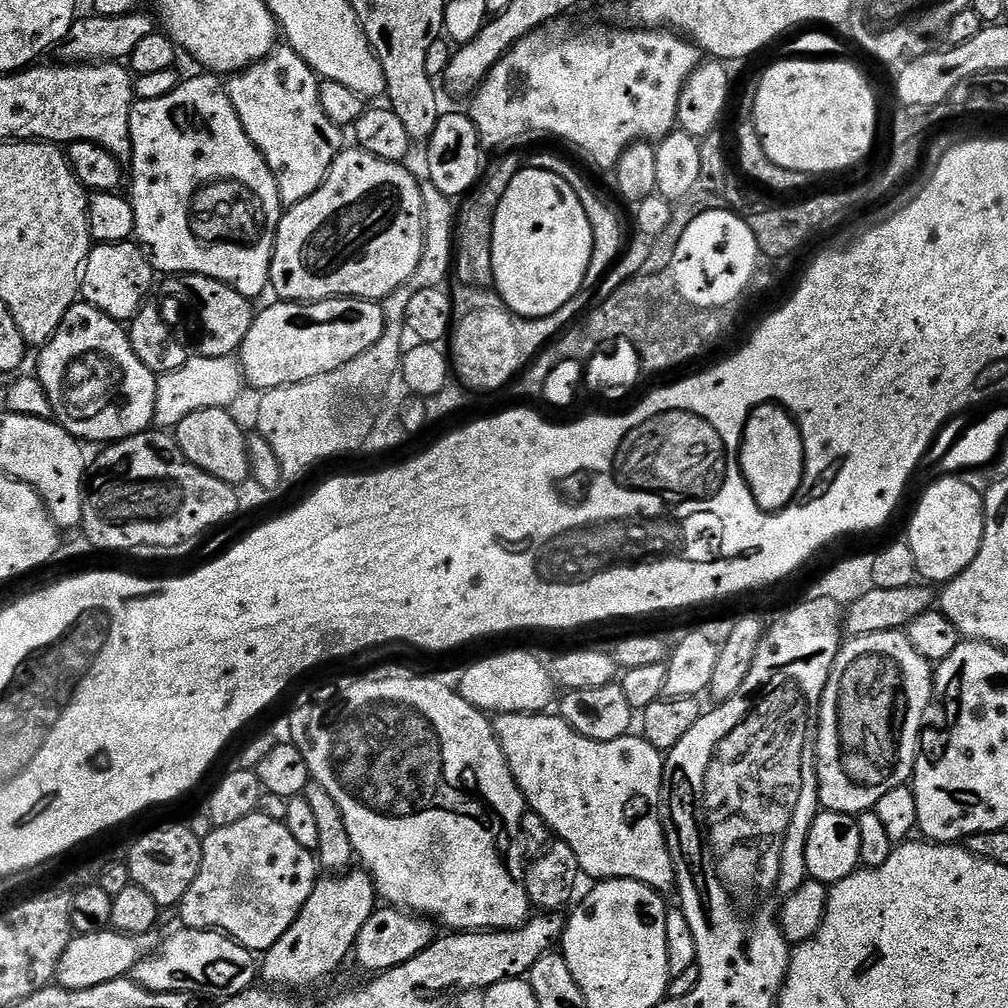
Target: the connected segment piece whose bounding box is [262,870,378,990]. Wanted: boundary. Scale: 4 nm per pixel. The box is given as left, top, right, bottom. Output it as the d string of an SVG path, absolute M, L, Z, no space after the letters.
M352 870L337 876L328 874L317 879L310 898L306 898L306 906L302 906L290 930L286 930L286 934L282 934L282 938L278 938L278 942L263 953L263 983L280 990L292 990L288 988L308 988L334 975L340 963L353 955L356 935L362 926L366 926L377 907L376 887L363 870Z

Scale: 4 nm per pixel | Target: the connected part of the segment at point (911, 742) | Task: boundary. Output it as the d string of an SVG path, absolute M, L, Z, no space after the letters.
M903 631L879 632L878 634L866 634L865 636L851 637L841 647L838 658L830 670L830 678L826 682L826 690L820 699L820 717L816 727L816 777L820 787L820 808L830 812L847 812L849 814L859 814L875 809L878 798L886 794L889 790L894 790L898 786L908 784L911 781L912 773L916 770L916 757L918 749L922 744L922 733L925 731L924 715L928 708L933 707L932 681L934 679L933 665L928 663L914 646L910 646L910 638Z

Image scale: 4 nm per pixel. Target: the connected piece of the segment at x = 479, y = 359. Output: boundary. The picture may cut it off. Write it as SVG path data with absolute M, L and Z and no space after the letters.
M488 288L451 289L452 331L450 333L450 368L468 388L476 392L496 392L511 385L528 365L569 327L580 311L589 307L587 295L574 297L562 310L537 320L514 314L501 296Z

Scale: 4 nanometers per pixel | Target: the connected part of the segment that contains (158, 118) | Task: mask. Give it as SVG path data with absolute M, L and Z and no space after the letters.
M216 74L200 75L204 76L196 76L193 80L181 79L180 85L174 90L170 90L170 94L166 94L162 98L136 100L132 105L132 113L130 114L132 196L130 195L130 203L134 210L134 222L136 223L134 236L146 249L146 255L157 273L172 272L168 274L205 276L238 290L238 294L257 298L256 296L262 295L264 291L267 293L270 288L272 251L276 245L276 227L279 226L282 215L278 186L274 182L274 174L270 170L270 166L264 160L264 155L256 149L254 142L246 134L246 130L228 97L225 81Z

